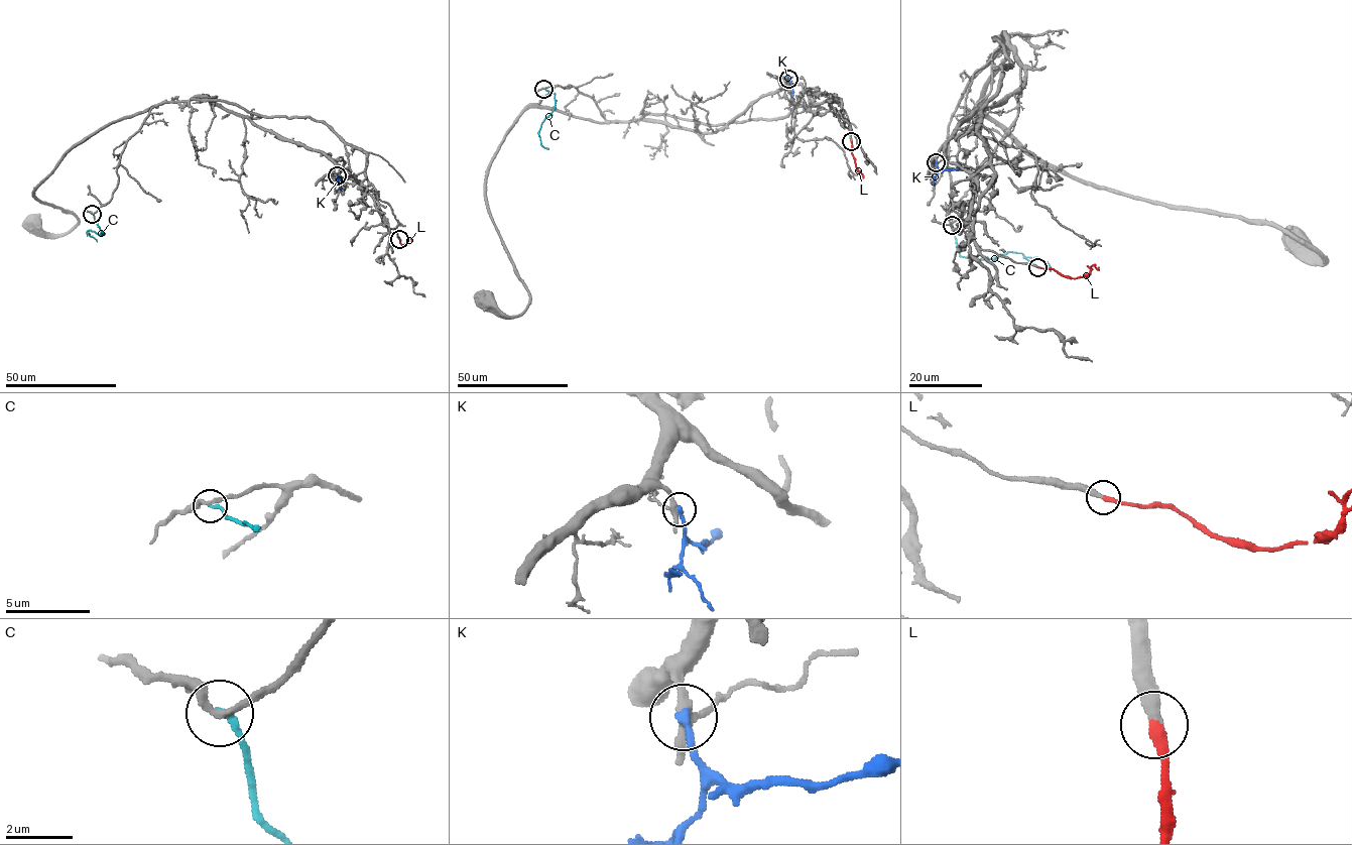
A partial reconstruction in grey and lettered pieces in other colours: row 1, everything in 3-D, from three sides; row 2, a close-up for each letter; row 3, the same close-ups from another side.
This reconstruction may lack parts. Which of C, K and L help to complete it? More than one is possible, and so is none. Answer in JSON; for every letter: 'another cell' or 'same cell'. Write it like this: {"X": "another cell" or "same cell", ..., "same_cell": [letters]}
{"C": "another cell", "K": "another cell", "L": "same cell", "same_cell": ["L"]}

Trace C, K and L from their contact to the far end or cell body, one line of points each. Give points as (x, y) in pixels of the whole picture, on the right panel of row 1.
C: (952, 226), (962, 256), (977, 260), (1021, 253), (1025, 257), (1037, 256), (1049, 264), (1051, 271)
K: (937, 162), (943, 169), (970, 167)
L: (1037, 266), (1054, 268), (1074, 277), (1085, 276), (1093, 265), (1099, 270)

